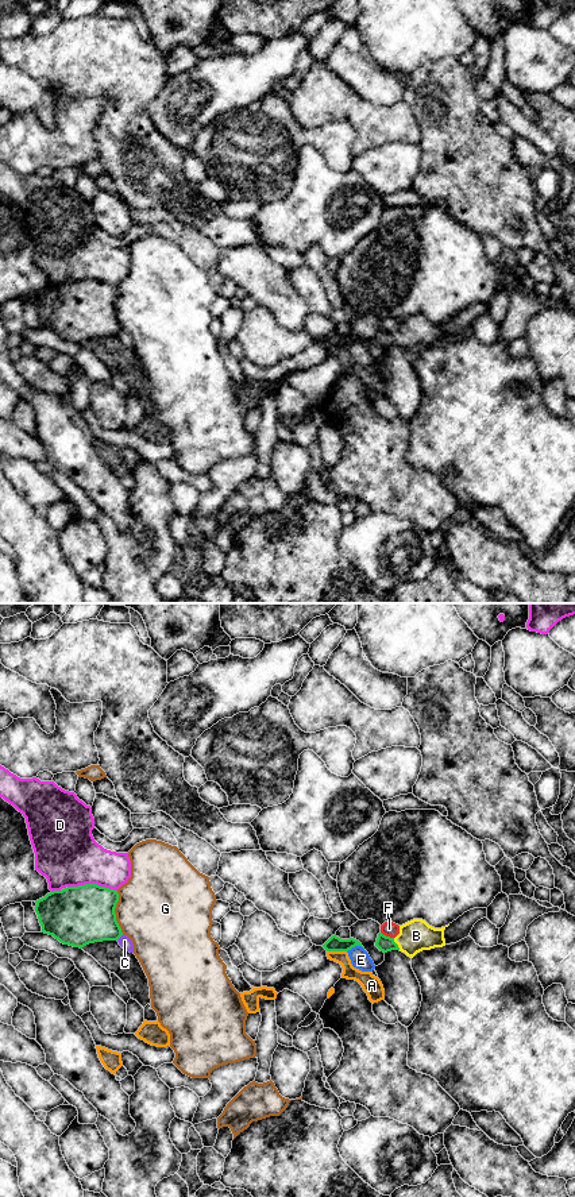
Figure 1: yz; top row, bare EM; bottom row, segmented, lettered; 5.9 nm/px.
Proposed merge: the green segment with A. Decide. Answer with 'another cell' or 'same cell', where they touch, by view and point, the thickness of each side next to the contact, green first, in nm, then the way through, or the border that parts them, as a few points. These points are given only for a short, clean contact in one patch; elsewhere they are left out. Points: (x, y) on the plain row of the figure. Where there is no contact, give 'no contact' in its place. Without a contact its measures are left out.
another cell | yz (336, 346) | 90/90 nm | along yz (327, 346), (346, 347)

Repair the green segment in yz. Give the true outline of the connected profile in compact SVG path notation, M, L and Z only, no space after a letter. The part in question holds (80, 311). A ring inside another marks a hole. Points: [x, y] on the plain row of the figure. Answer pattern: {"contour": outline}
{"contour": "M97 279L67 282L36 296L42 328L63 340L82 344L103 336L117 336L123 328L115 304L119 289Z"}

